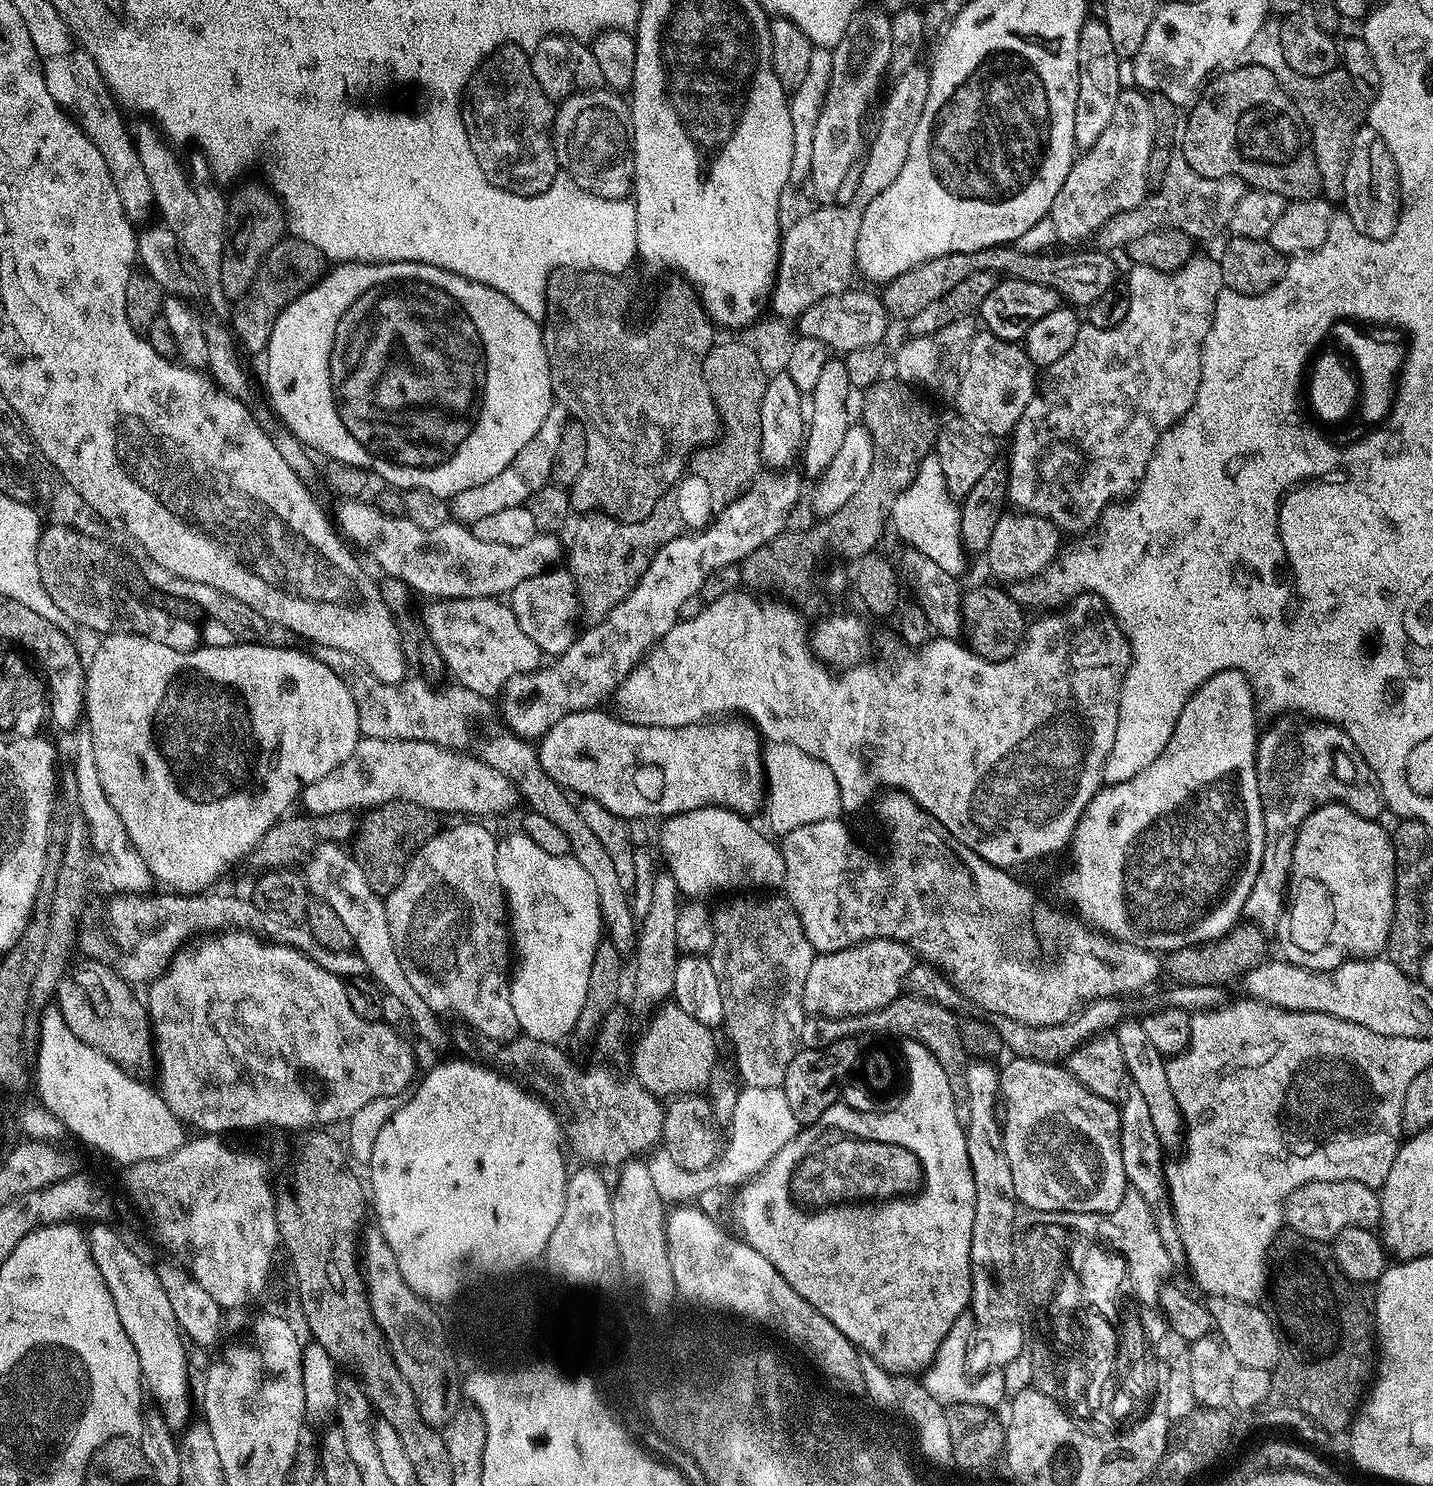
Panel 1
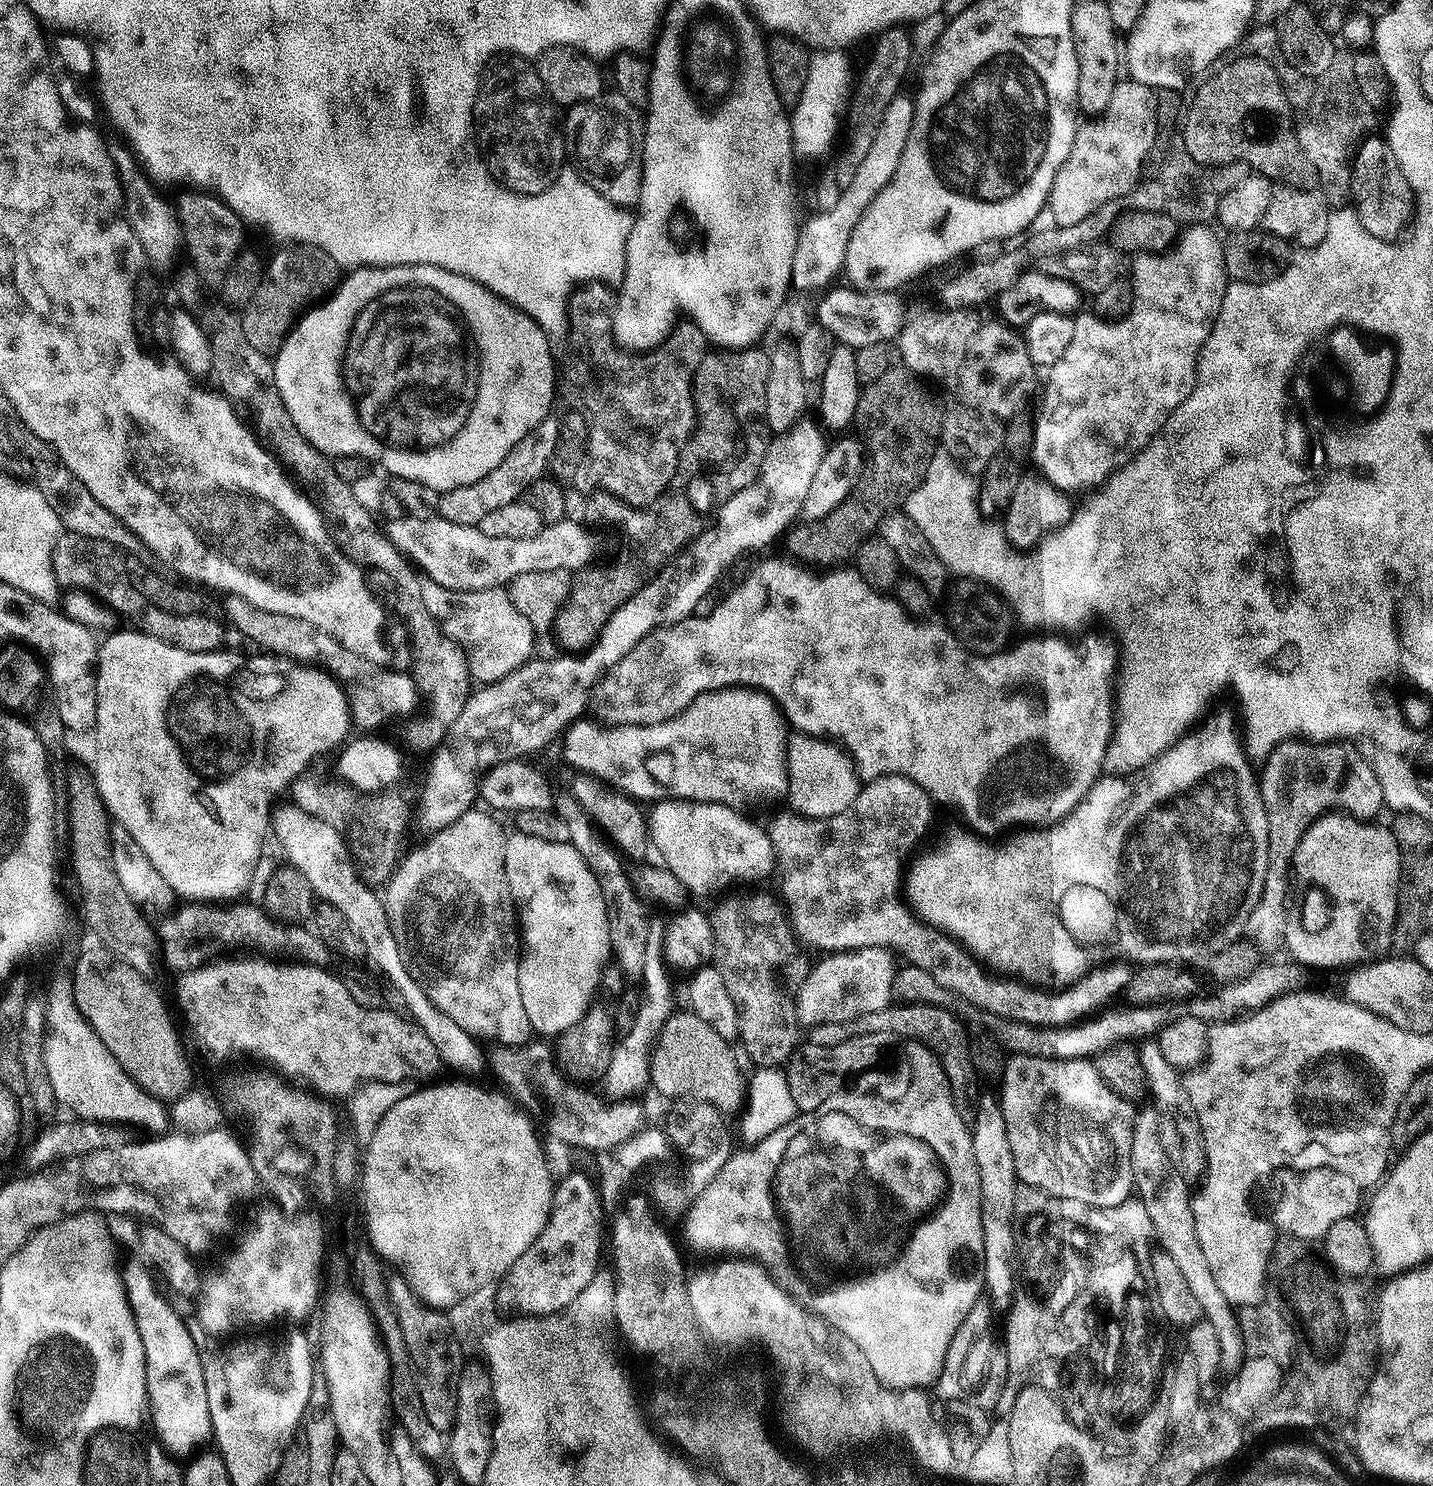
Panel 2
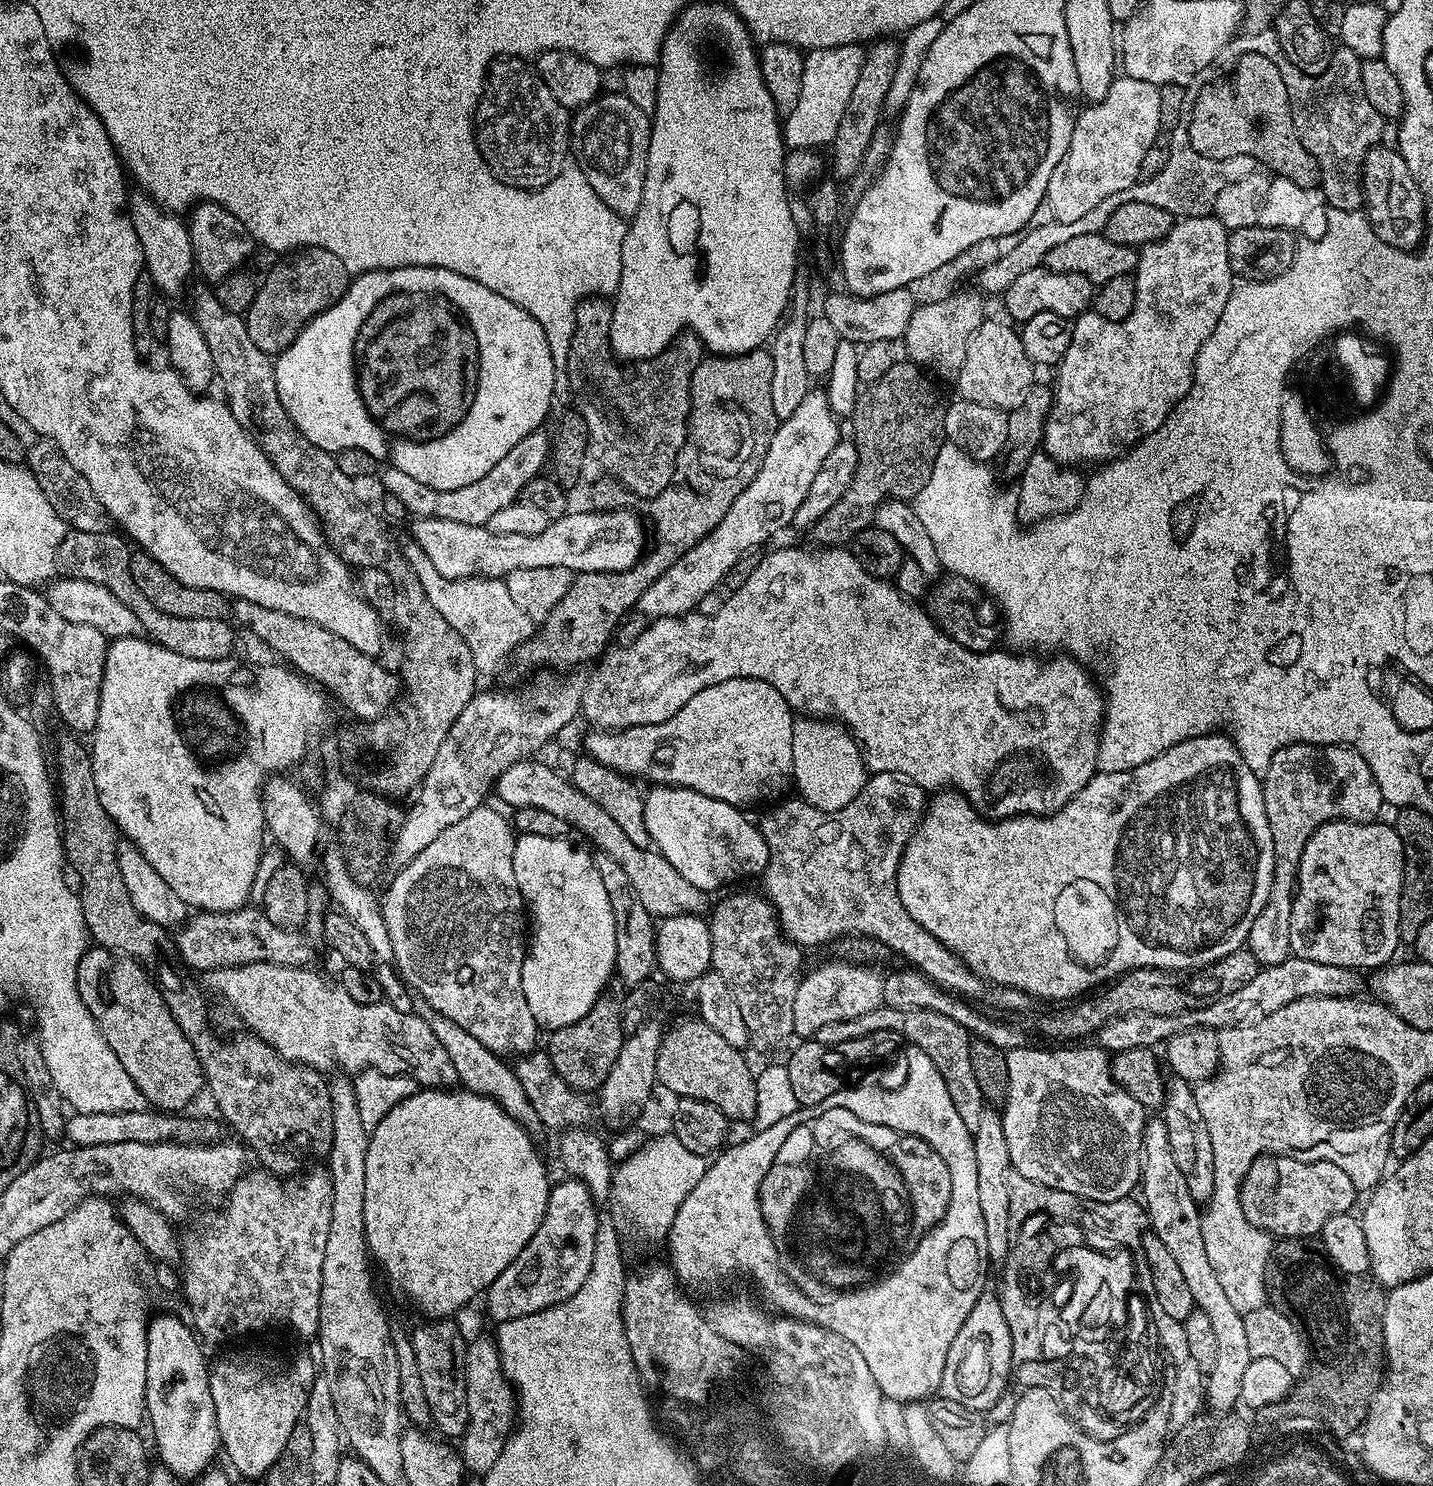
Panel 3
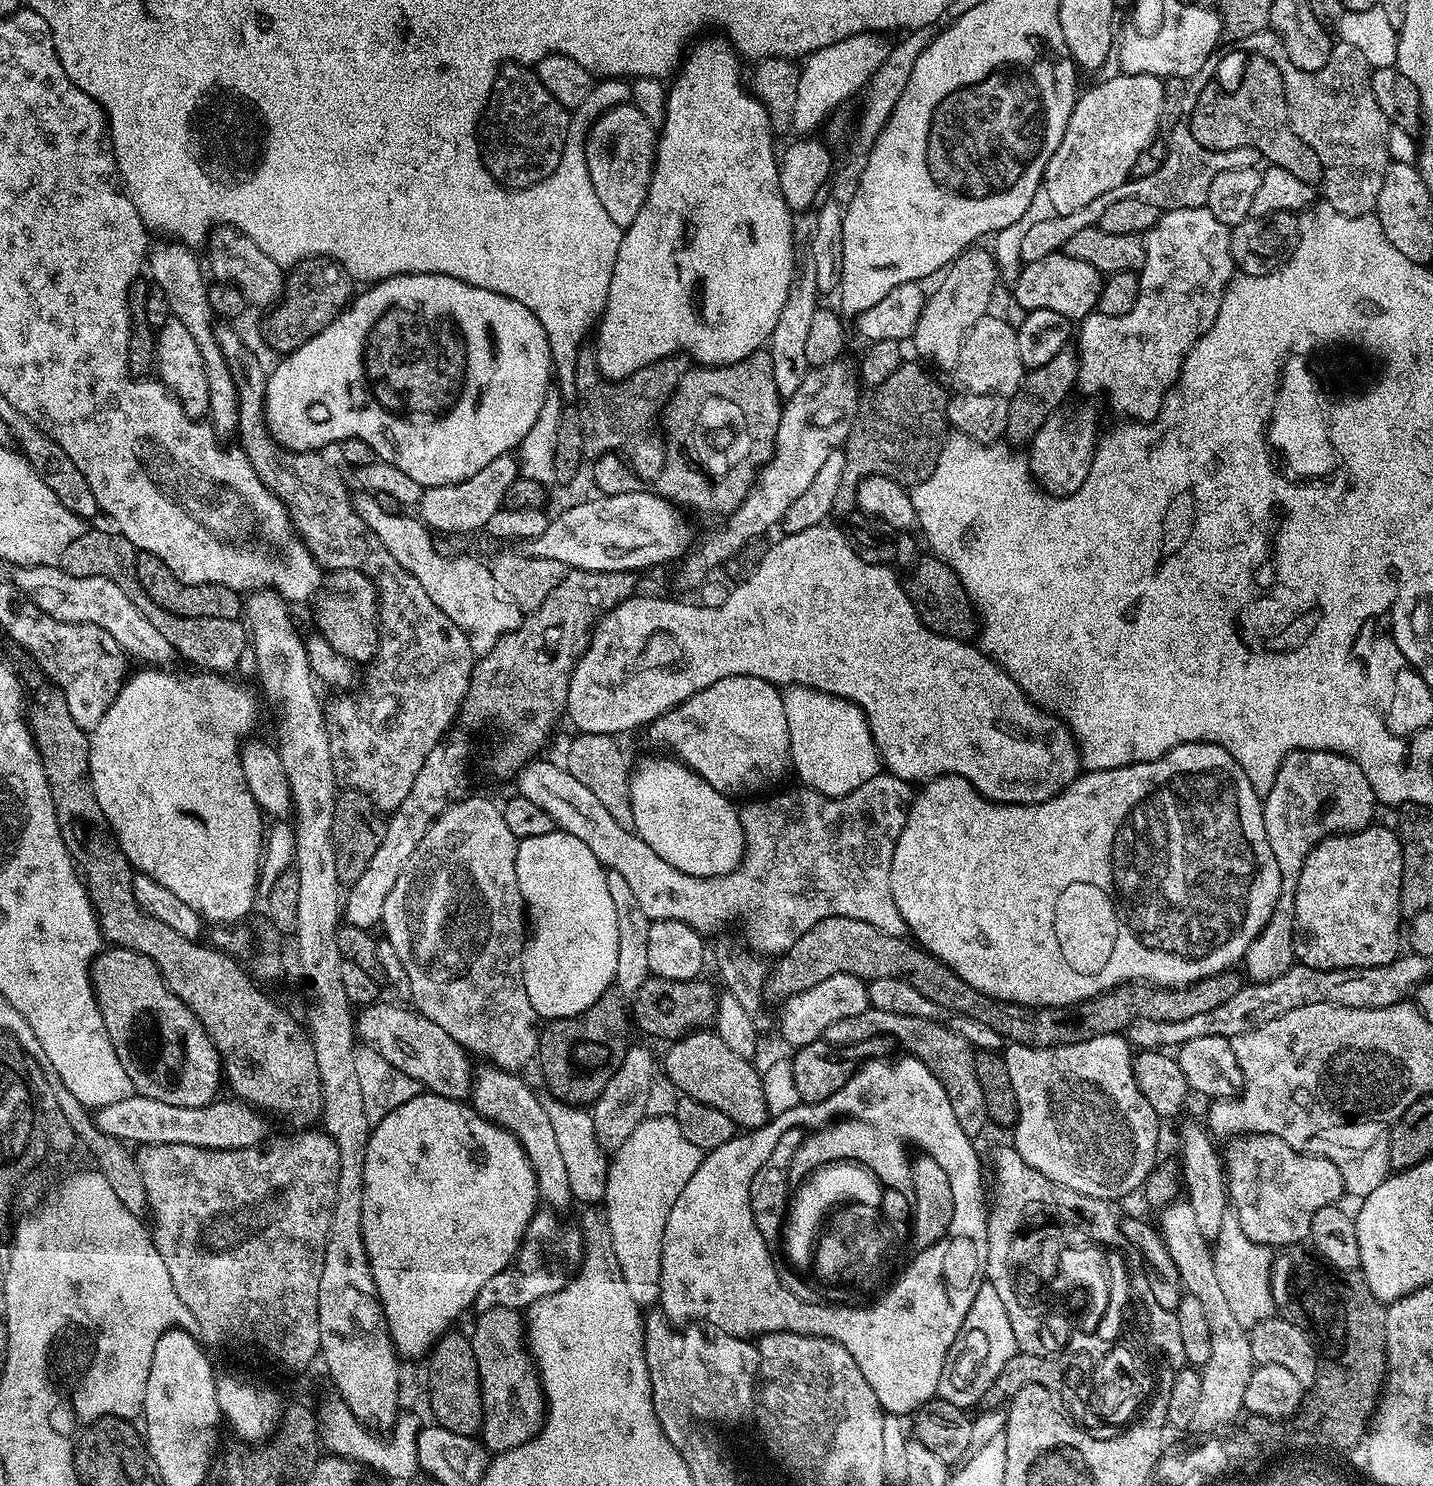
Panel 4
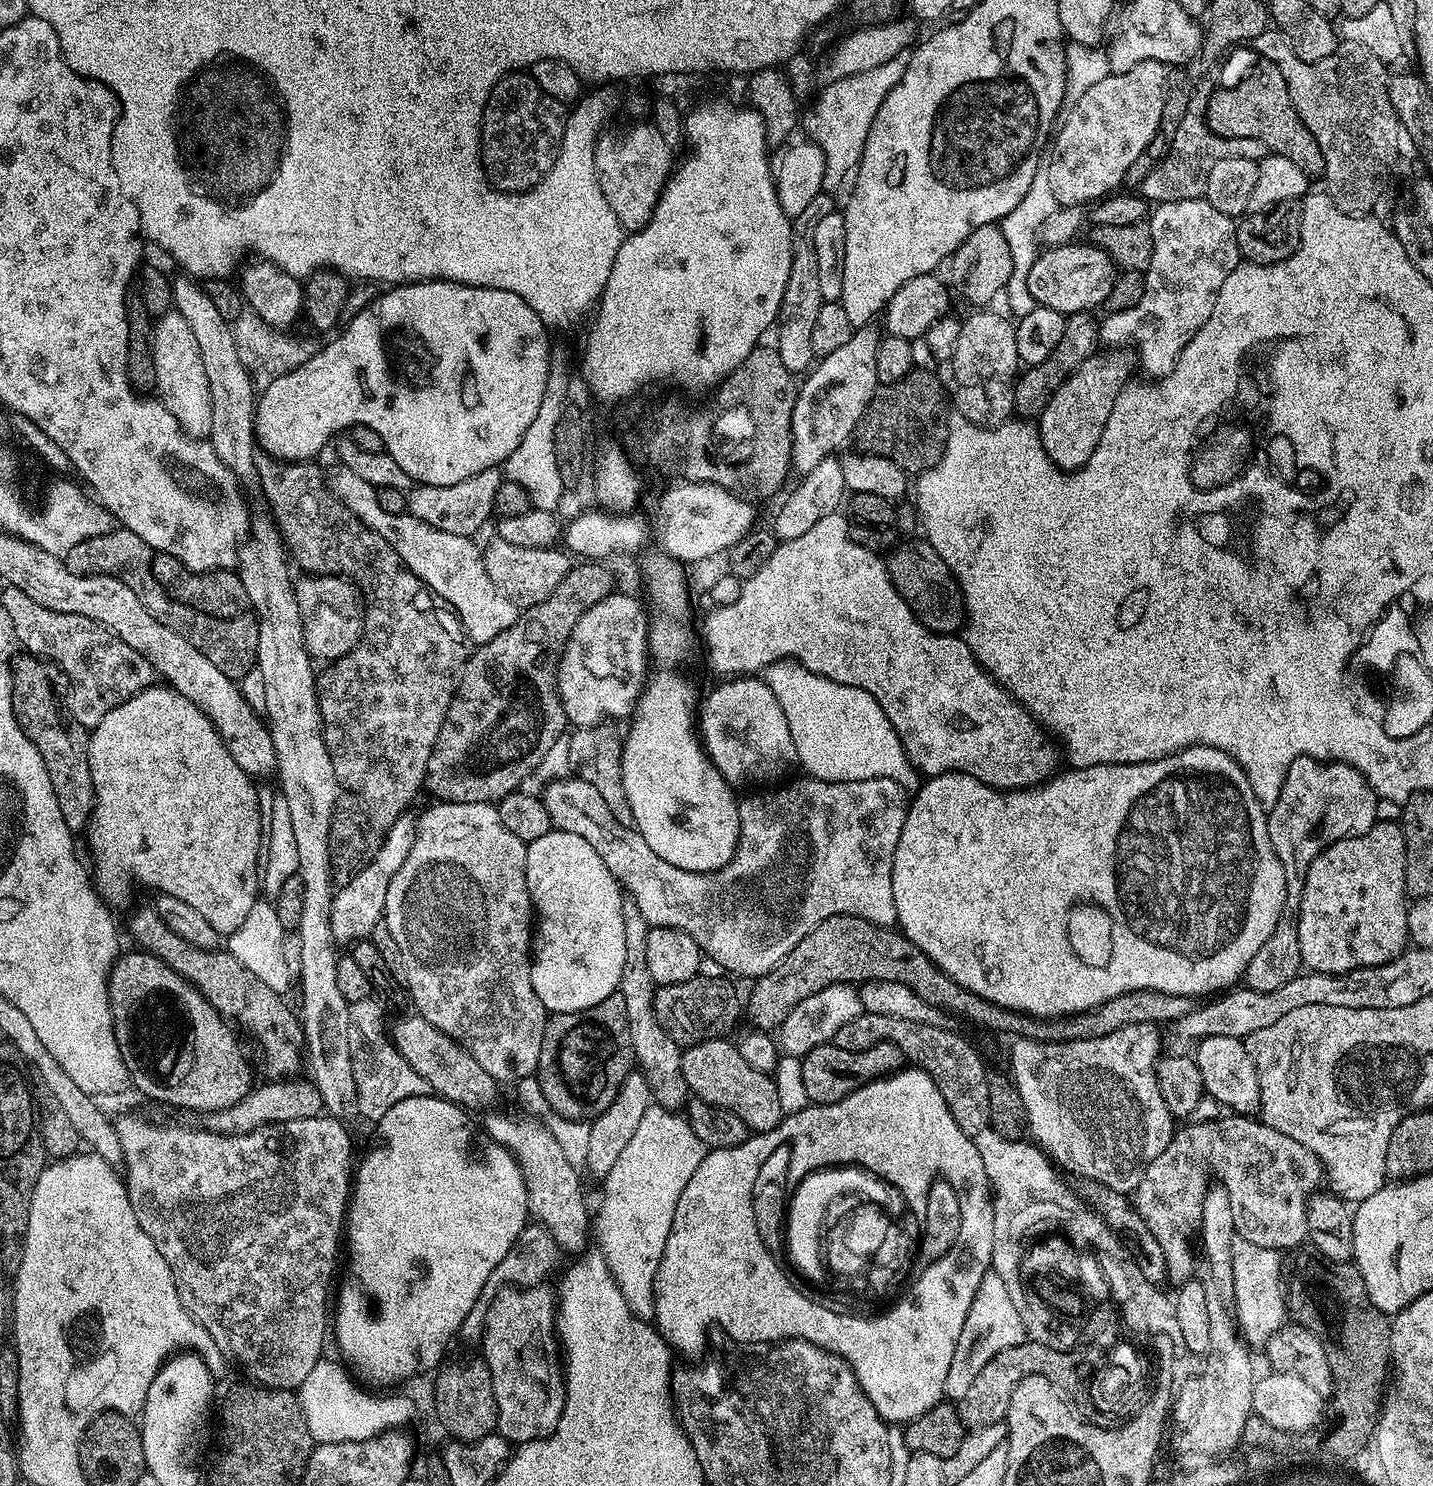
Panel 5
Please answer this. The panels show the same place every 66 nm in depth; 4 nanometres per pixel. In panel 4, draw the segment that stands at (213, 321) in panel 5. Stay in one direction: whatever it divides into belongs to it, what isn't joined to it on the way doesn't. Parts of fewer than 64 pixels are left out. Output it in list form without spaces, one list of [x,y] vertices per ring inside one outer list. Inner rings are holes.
[[[179,242],[164,243],[168,244],[153,243],[146,257],[147,271],[152,271],[152,276],[150,275],[151,283],[160,288],[162,294],[166,294],[166,302],[170,302],[172,319],[182,322],[182,326],[186,326],[186,330],[190,330],[194,342],[198,342],[198,352],[202,354],[204,369],[206,370],[206,386],[210,386],[207,419],[217,436],[227,438],[229,435],[231,437],[238,426],[238,390],[232,377],[229,362],[222,354],[222,350],[216,341],[218,328],[217,325],[212,325],[214,313],[208,297],[210,284],[202,271],[201,257],[199,260],[192,253],[195,251],[187,244]]]

